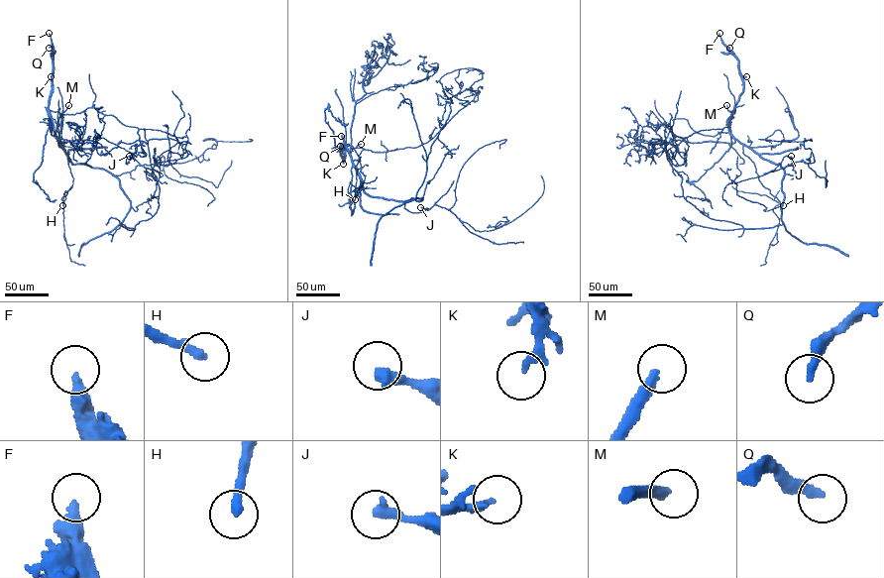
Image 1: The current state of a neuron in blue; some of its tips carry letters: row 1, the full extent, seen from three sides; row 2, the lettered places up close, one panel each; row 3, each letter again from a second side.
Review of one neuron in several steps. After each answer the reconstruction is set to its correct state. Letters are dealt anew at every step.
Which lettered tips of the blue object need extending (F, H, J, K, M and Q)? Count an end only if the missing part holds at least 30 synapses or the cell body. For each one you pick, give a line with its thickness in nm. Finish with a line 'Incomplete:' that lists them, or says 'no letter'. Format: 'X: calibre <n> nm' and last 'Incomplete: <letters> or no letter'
F: calibre 360 nm
H: calibre 280 nm
M: calibre 320 nm
Incomplete: F, H, M

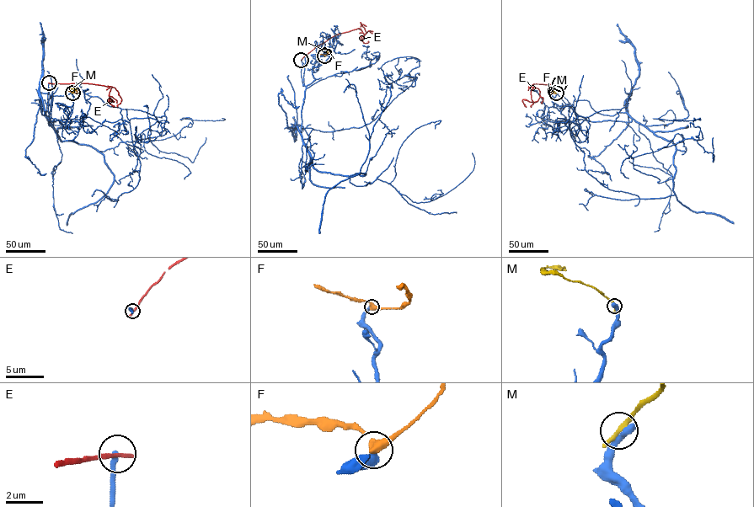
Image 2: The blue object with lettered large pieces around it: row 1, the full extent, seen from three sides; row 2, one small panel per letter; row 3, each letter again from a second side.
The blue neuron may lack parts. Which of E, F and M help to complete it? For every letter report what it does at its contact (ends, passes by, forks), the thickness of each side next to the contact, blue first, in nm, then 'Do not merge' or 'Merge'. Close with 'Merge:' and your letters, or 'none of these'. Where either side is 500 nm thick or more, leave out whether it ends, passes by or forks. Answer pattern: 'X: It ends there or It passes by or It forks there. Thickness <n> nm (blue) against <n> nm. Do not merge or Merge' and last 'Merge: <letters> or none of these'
E: It ends there. Thickness 240 nm (blue) against 280 nm. Do not merge
F: It passes by. Thickness 480 nm (blue) against 400 nm. Do not merge
M: Thickness 550 nm (blue) against 280 nm. Do not merge
Merge: none of these

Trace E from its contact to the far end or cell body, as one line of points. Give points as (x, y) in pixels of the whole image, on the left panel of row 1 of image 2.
E: (49, 82), (111, 87), (109, 100), (114, 101), (109, 99), (109, 101), (114, 106)

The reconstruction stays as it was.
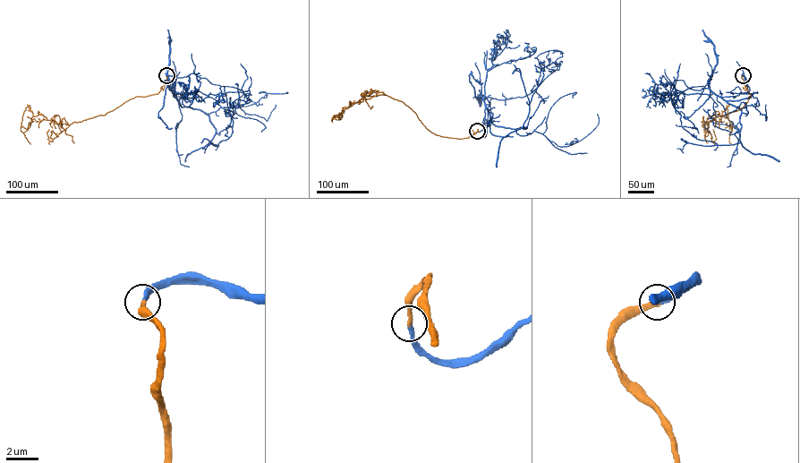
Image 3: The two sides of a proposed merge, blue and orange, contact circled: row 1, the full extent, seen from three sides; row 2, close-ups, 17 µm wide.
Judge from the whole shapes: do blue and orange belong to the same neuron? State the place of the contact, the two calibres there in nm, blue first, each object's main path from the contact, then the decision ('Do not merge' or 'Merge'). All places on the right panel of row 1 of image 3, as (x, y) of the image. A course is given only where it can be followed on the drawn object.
Place: (743, 75). Thickness 280 nm (blue) against 280 nm. Course of blue: (743, 76), (749, 90), (720, 97), (741, 110), (740, 142), (718, 145), (683, 128), (662, 94), (680, 64). Course of orange: (743, 76), (751, 96), (747, 102), (737, 110), (707, 122), (718, 114), (721, 115), (727, 107), (731, 143). Merge

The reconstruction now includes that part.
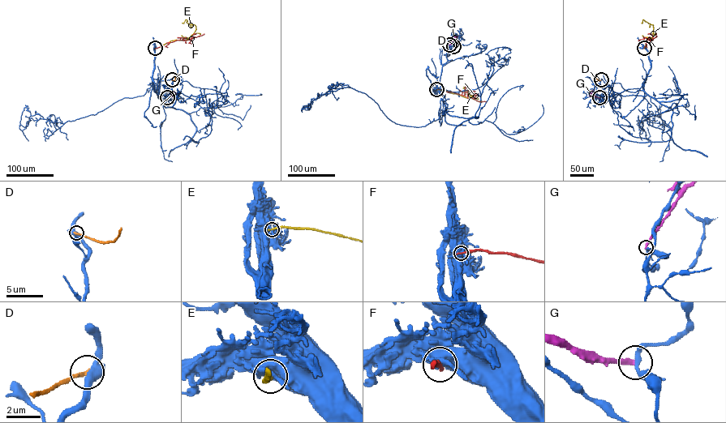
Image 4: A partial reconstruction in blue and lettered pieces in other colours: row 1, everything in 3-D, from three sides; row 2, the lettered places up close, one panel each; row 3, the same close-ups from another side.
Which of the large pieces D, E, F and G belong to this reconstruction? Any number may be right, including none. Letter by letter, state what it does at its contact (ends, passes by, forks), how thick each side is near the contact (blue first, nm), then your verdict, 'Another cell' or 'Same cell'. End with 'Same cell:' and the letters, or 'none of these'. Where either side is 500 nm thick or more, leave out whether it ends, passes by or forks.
D: It ends there. Thickness 400 nm (blue) against 220 nm. Another cell
E: It ends there. Thickness 320 nm (blue) against 280 nm. Another cell
F: Thickness 500 nm (blue) against 300 nm. Another cell
G: It ends there. Thickness 240 nm (blue) against 280 nm. Another cell
Same cell: none of these

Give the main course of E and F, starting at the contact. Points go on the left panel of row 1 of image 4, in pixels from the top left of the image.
E: (155, 48), (171, 40), (187, 39), (193, 33), (195, 25), (187, 23), (186, 19), (182, 23)
F: (155, 48), (204, 33)

